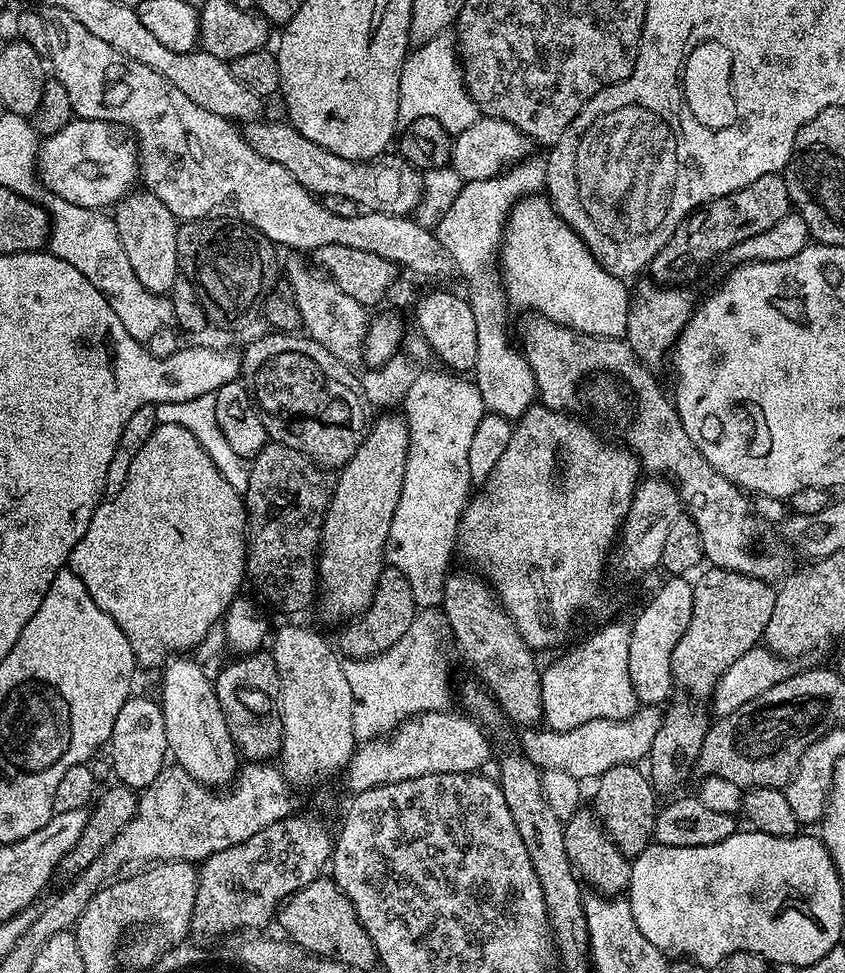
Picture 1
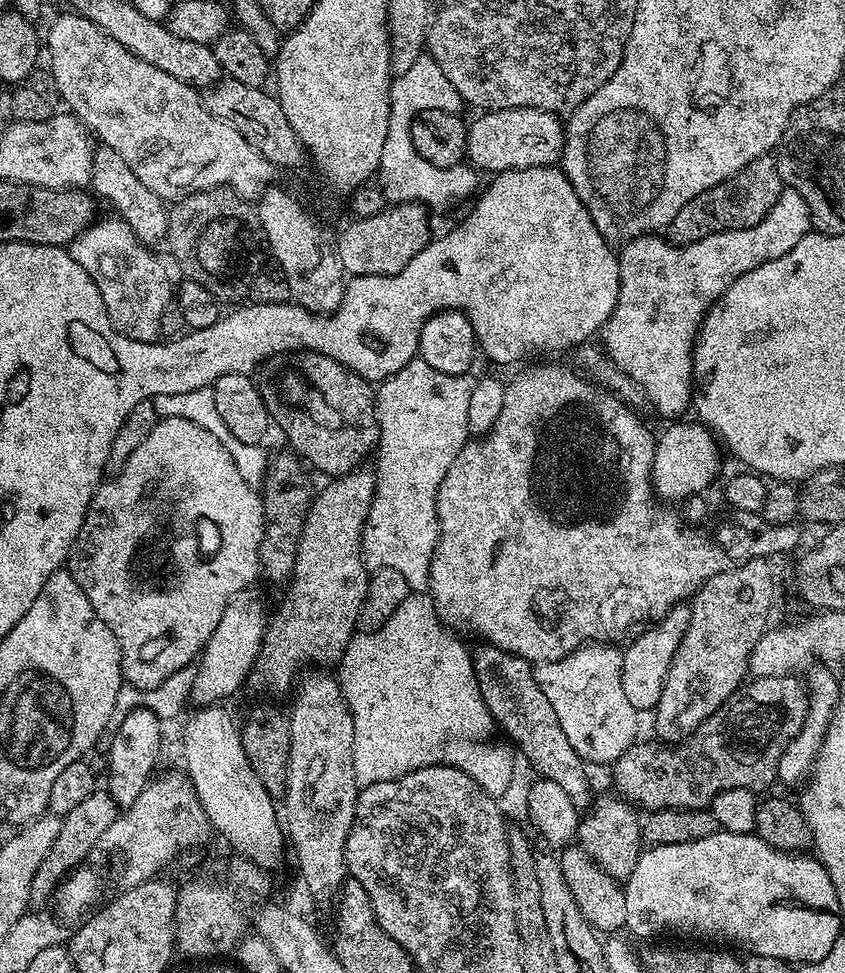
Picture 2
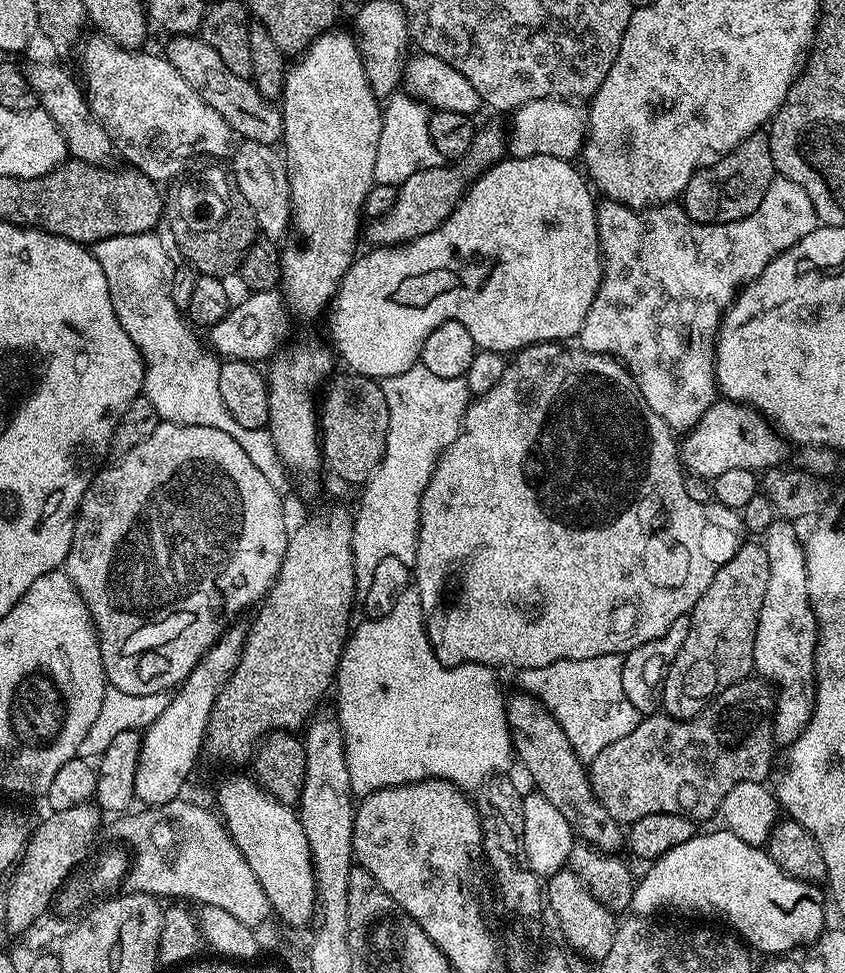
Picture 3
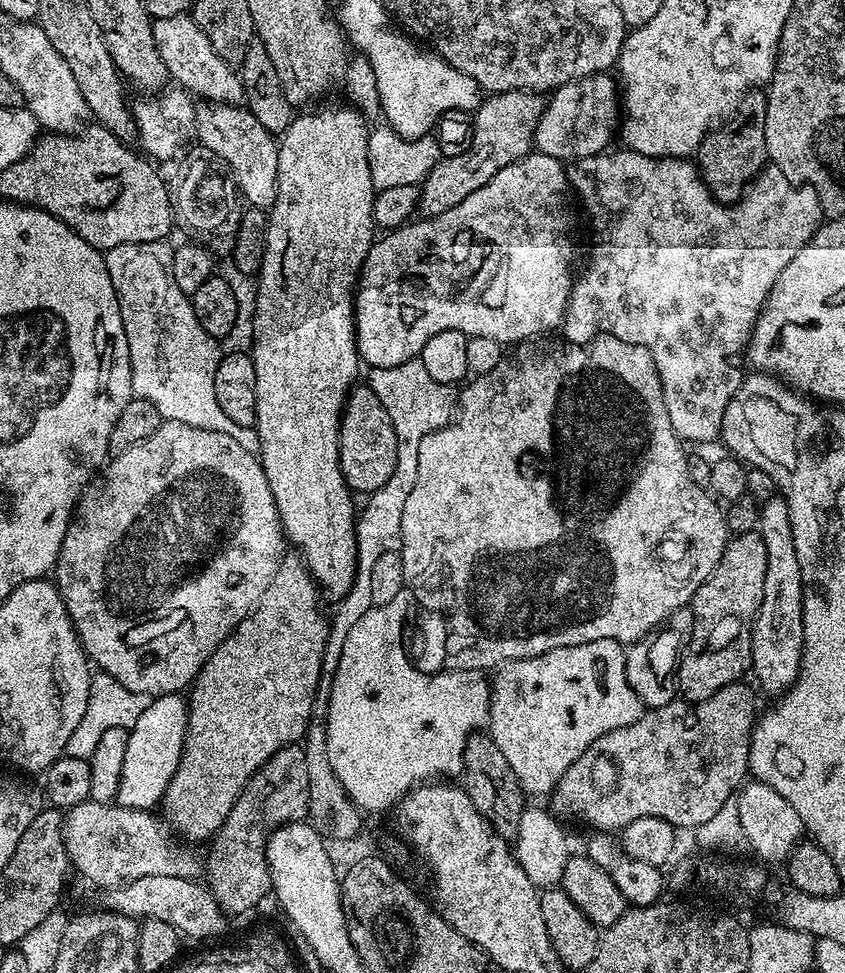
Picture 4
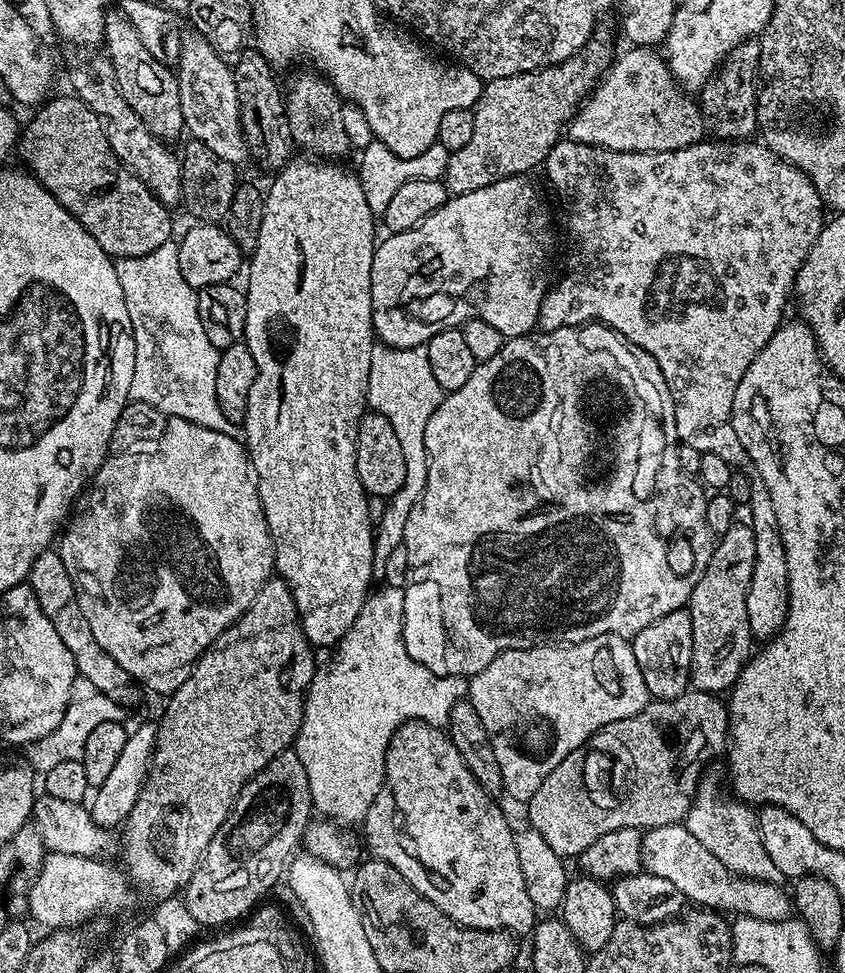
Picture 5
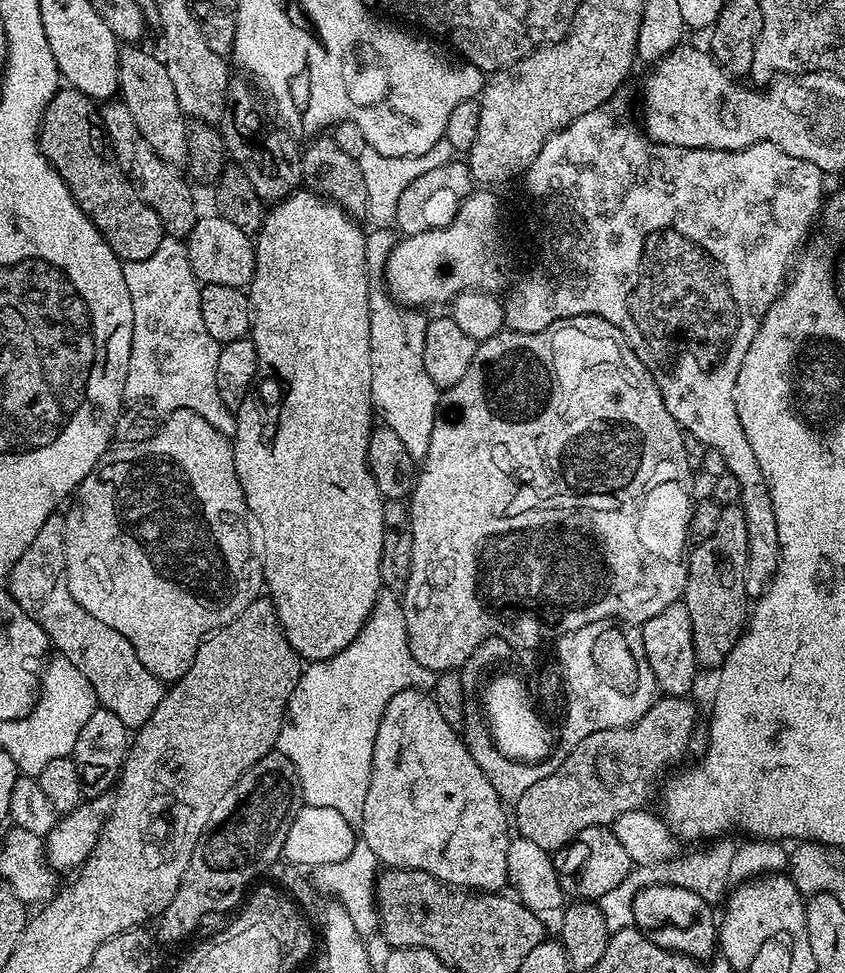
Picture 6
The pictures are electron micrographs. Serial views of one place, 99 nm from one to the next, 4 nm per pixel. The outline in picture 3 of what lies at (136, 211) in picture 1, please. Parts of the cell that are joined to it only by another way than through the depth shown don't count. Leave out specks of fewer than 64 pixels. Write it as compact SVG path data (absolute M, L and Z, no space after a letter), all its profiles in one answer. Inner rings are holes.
M40 64L37 68L28 68L26 72L28 84L36 92L39 107L54 118L58 130L68 147L71 159L81 160L87 164L103 165L108 155L113 155L112 140L107 130L96 120L96 116L90 110L88 98L84 95L81 85L68 72L63 72L58 65Z

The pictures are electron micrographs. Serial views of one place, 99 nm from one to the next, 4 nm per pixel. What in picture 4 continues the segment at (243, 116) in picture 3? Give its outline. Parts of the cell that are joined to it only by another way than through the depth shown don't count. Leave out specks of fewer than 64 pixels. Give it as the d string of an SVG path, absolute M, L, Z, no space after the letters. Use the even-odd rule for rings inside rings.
M174 14L174 18L158 18L152 21L154 46L158 46L158 54L162 54L162 62L166 62L169 77L179 87L203 98L205 101L218 104L245 103L244 87L240 81L237 69L227 64L210 46L210 38L198 30L191 15Z

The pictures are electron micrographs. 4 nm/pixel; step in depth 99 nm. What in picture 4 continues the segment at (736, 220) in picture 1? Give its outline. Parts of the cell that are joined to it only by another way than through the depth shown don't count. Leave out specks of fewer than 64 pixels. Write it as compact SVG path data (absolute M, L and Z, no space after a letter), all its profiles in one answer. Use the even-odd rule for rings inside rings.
M749 90L740 100L740 107L715 130L708 133L699 146L698 167L705 184L721 202L736 202L769 163L766 150L766 106L768 97L763 91Z

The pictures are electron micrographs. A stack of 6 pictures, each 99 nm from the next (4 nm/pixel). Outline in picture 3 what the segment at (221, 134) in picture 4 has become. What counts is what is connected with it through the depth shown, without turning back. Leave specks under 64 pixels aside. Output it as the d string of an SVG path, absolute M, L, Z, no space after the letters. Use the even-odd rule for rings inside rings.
M244 140L235 145L231 153L230 176L235 191L245 200L247 211L256 219L256 227L267 239L280 242L290 232L292 218L292 199L288 181L288 165L281 153L271 144Z

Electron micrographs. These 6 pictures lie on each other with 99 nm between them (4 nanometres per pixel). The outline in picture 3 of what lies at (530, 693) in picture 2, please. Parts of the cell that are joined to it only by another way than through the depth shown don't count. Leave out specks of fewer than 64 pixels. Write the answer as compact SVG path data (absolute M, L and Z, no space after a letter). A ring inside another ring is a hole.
M516 690L513 696L509 695L504 709L512 734L512 751L515 759L519 763L520 760L524 763L529 778L536 783L533 784L535 791L541 792L561 812L562 818L566 818L566 822L570 822L573 837L579 838L583 843L589 844L591 848L596 848L600 852L619 853L621 851L619 848L623 849L626 844L625 829L617 824L614 818L610 818L610 810L606 810L606 806L602 806L602 802L594 794L590 772L585 761L579 760L576 756L576 751L570 746L562 726L558 726L558 722L551 712L535 696L531 696L529 692L523 690Z

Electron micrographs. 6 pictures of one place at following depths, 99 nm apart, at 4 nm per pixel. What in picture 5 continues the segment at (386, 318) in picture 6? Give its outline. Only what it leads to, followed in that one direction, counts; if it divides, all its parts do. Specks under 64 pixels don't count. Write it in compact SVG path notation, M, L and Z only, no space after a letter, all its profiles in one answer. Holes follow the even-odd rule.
M373 347L368 375L368 408L382 414L382 418L387 418L390 426L394 426L394 434L398 434L398 443L402 445L402 458L406 458L406 482L385 503L388 505L381 516L379 513L378 523L374 528L377 561L382 562L387 558L390 550L401 548L406 534L406 518L410 518L410 510L414 510L418 498L422 498L422 490L426 490L426 422L430 422L430 414L438 410L445 395L444 389L434 379L434 370L430 370L427 347Z

